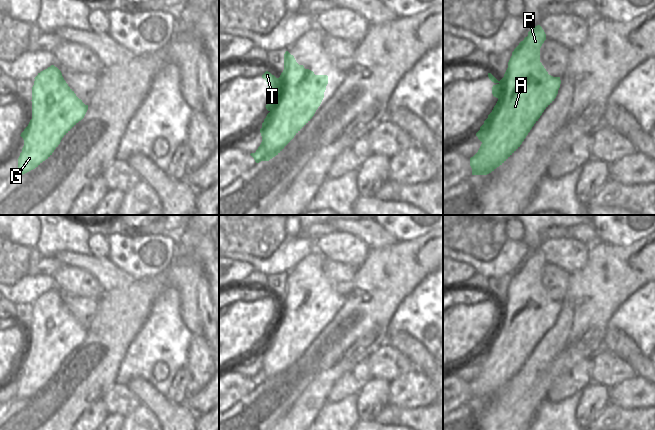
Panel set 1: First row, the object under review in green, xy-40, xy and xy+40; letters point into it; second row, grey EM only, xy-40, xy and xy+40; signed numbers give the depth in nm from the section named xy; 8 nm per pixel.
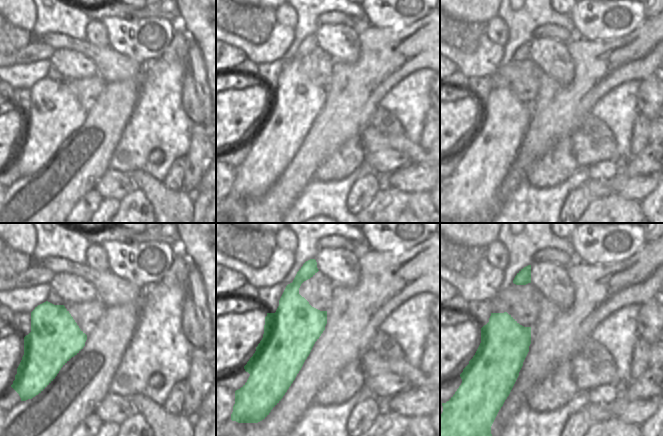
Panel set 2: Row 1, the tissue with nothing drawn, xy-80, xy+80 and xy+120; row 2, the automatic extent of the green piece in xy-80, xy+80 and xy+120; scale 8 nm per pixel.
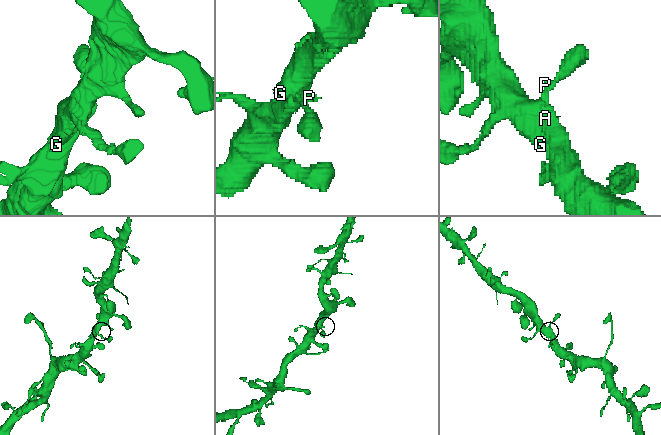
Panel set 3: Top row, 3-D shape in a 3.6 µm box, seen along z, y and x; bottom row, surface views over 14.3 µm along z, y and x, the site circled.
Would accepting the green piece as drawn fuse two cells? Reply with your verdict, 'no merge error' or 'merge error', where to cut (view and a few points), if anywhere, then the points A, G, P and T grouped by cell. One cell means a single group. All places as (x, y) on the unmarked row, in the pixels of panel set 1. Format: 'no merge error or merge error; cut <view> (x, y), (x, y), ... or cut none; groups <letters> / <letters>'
no merge error; cut none; groups A G P T

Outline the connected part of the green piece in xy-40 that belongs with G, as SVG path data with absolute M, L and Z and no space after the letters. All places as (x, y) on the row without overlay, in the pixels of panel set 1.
M54 289L38 297L34 303L32 343L20 359L24 364L24 370L18 382L16 399L23 399L48 383L62 362L84 342L88 334L88 329L76 320L64 304L61 295Z

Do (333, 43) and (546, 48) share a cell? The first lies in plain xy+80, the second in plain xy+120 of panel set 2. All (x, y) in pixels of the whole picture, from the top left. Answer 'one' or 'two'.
one

